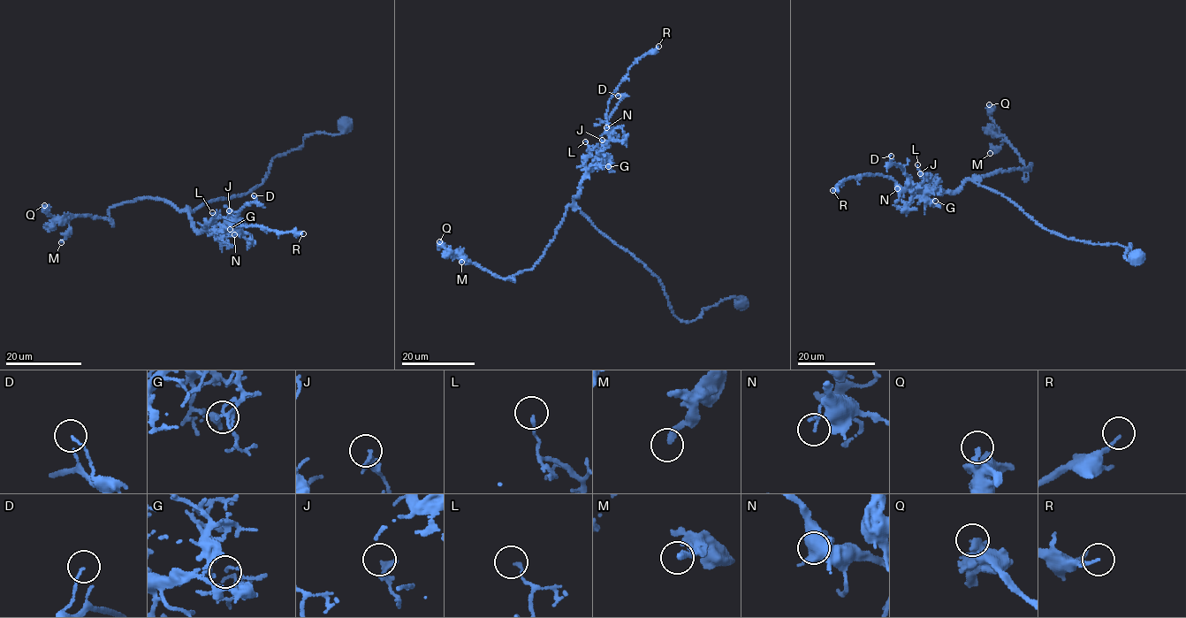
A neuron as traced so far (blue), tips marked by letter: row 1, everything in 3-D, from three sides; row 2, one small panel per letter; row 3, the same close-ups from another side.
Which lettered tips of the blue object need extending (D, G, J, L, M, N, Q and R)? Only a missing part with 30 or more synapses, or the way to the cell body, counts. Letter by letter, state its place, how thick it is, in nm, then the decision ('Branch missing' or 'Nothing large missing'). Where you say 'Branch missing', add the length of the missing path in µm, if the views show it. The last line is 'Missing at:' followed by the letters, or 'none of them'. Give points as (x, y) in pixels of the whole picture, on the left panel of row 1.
D: Place: (254, 195). Thickness 90 nm. Nothing large missing
G: Place: (230, 229). Thickness 110 nm. Nothing large missing
J: Place: (229, 210). Thickness 200 nm. Nothing large missing
L: Place: (212, 212). Thickness 130 nm. Nothing large missing
M: Place: (61, 242). Thickness 260 nm. Nothing large missing
N: Place: (234, 234). Thickness 140 nm. Nothing large missing
Q: Place: (44, 205). Thickness 340 nm. Nothing large missing
R: Place: (303, 233). Thickness 120 nm. Nothing large missing
Missing at: none of them

